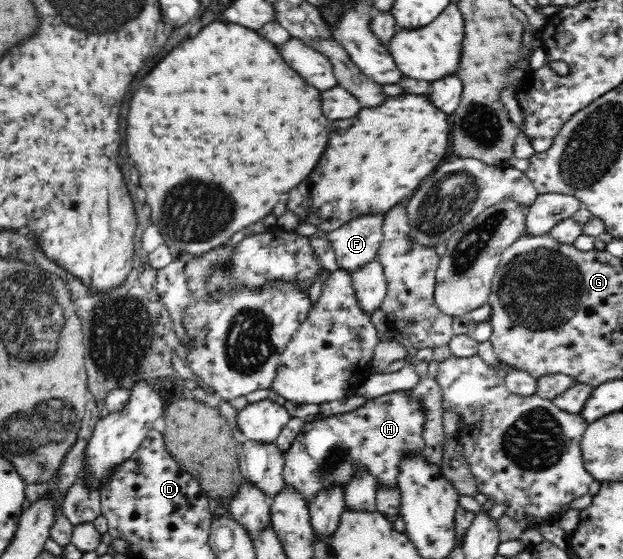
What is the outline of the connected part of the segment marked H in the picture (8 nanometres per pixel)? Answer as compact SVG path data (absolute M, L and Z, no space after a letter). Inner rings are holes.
M407 391L393 392L367 400L353 412L305 423L284 454L285 488L299 492L311 504L319 492L331 488L345 490L355 474L369 471L378 490L397 490L402 460L421 455L425 448L423 431L427 416L421 402L420 397L411 396Z

